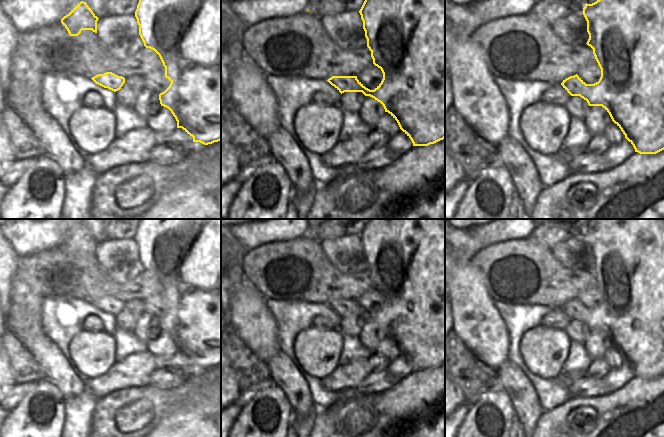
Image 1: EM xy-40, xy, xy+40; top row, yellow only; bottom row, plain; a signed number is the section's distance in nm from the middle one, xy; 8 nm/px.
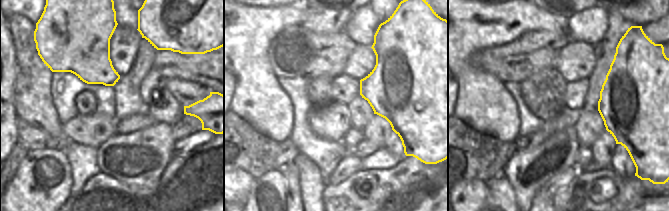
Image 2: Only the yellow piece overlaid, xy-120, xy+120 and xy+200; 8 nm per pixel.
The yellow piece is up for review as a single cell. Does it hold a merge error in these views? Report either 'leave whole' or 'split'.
leave whole

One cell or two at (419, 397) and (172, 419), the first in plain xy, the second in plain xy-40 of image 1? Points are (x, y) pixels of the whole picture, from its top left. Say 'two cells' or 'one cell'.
one cell

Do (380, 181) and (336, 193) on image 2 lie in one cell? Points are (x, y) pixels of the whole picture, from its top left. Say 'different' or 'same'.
same

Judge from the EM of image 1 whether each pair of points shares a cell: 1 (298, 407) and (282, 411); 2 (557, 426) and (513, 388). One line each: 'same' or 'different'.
1: different
2: different

